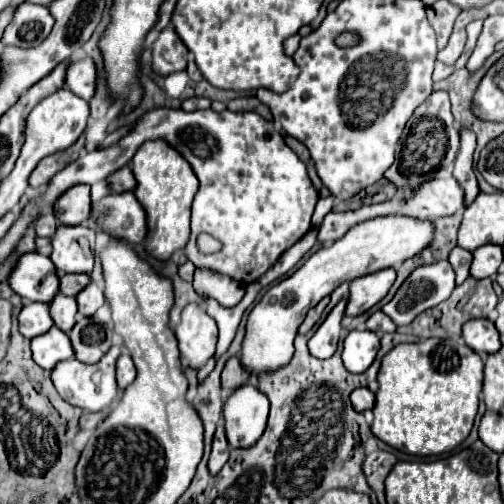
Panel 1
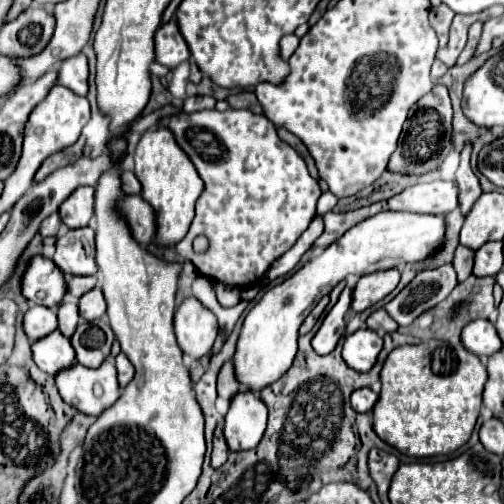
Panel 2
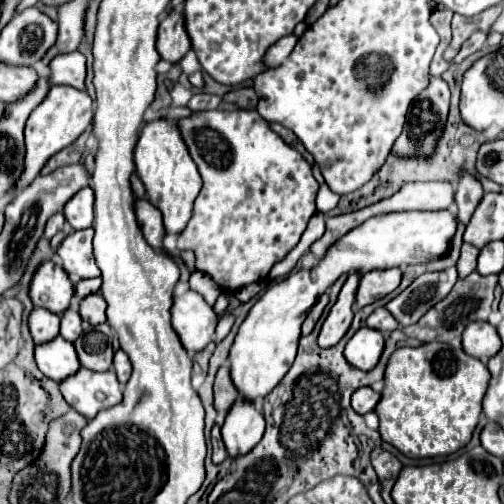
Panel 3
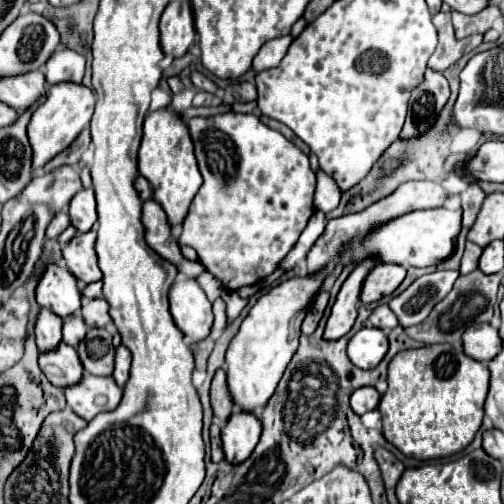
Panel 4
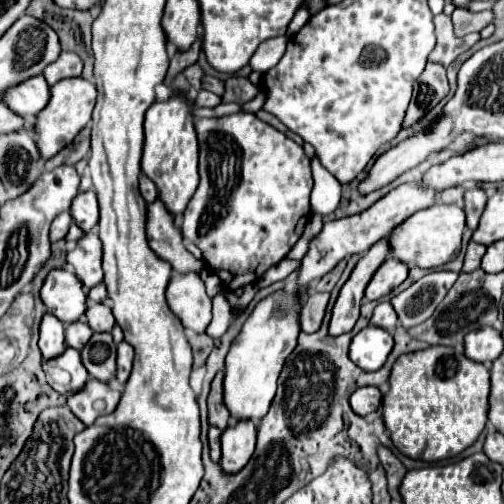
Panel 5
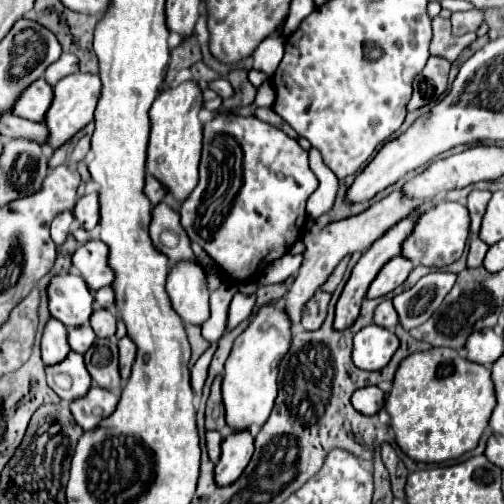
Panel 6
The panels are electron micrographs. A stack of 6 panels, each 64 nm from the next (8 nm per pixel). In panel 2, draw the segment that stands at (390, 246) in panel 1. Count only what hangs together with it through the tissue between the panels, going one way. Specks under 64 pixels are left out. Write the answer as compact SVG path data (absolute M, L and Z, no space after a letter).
M380 212L352 230L348 230L340 240L328 246L320 256L306 262L300 270L288 276L284 282L272 286L260 302L248 312L236 354L236 378L244 388L258 392L260 388L278 380L294 362L298 350L298 328L310 310L320 302L322 296L344 278L364 276L378 270L402 268L406 262L418 262L434 254L444 242L444 216L422 216L410 212Z

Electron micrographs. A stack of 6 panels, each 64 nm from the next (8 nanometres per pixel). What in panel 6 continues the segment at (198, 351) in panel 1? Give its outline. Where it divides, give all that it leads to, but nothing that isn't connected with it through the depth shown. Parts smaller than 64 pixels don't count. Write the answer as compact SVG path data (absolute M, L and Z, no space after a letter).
M198 262L172 264L166 292L174 312L192 326L202 326L210 318L206 274Z

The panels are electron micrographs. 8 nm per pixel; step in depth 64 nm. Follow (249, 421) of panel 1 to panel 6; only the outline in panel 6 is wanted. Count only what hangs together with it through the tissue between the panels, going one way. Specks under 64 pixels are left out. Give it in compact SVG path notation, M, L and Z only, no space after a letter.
M234 430L222 440L222 456L216 464L216 482L232 484L248 466L254 452L254 436L250 430Z

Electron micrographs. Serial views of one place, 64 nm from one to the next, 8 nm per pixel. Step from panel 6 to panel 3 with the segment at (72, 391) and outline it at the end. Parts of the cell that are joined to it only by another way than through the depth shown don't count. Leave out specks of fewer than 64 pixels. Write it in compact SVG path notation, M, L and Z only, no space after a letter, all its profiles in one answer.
M56 336L44 344L38 344L34 352L36 352L38 368L56 382L64 380L64 376L70 376L72 372L78 372L80 368L72 342L64 340L62 336Z

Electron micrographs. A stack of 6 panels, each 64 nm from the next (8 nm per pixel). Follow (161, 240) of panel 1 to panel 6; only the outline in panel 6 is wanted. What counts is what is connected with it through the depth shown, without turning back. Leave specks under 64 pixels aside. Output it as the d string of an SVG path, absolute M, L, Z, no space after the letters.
M188 80L176 88L168 88L158 94L150 116L150 140L146 152L146 172L166 188L170 196L184 202L198 184L198 162L202 150L202 122L198 112L202 110L202 92L196 82Z

